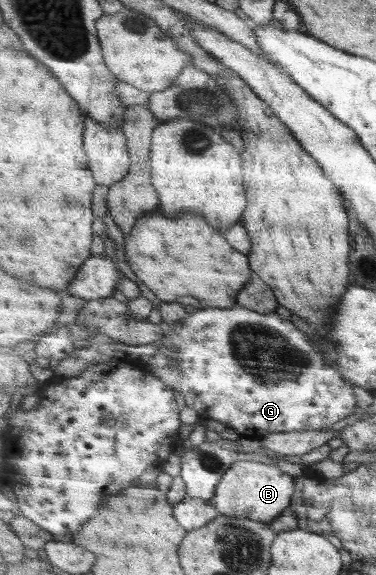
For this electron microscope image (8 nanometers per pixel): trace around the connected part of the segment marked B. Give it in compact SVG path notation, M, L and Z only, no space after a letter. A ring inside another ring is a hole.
M242 461L236 464L225 474L217 490L217 496L212 499L221 514L230 517L246 517L260 522L271 523L285 513L293 504L297 493L295 476L284 472L278 464L264 464L255 461Z

